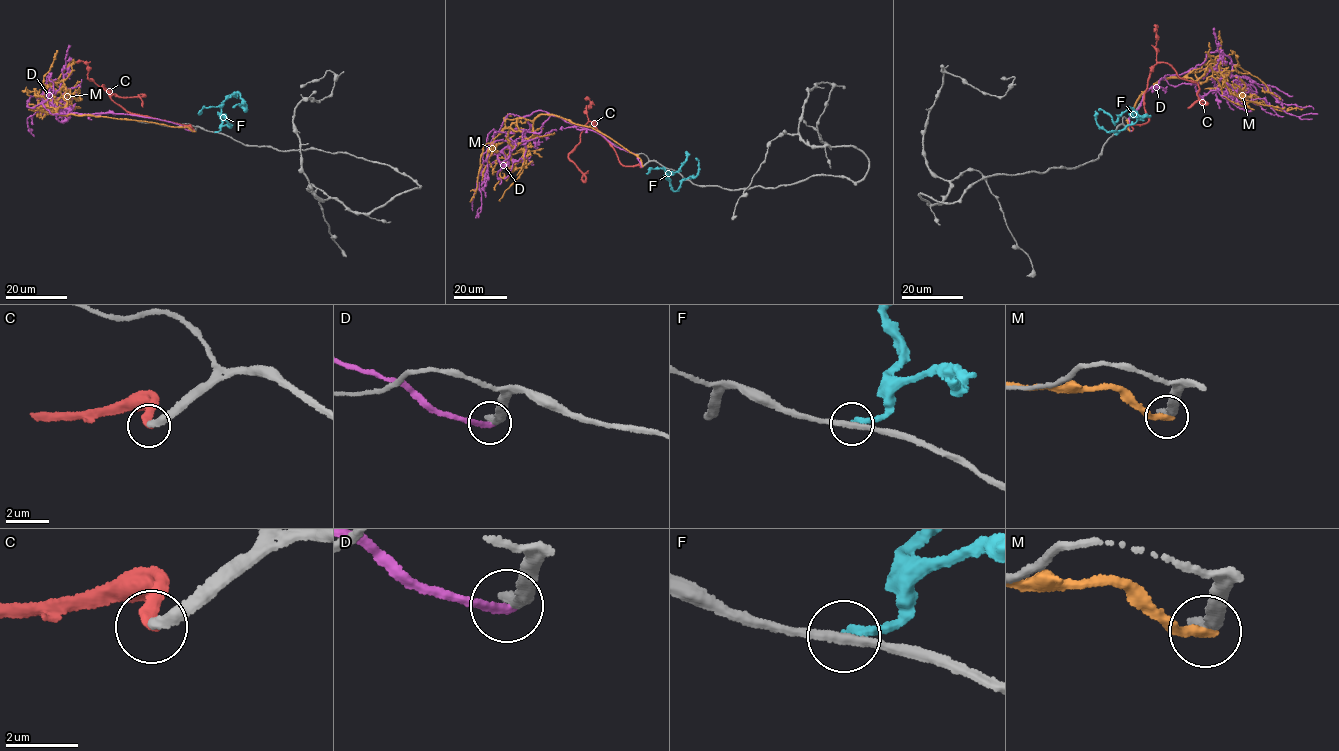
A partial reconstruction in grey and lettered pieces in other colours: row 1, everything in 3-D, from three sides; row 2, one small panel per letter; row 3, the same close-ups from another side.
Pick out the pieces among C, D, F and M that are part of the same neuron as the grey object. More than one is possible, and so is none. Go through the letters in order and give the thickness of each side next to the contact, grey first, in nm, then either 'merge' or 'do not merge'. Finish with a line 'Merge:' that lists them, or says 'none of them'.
C: 300/360 nm | merge
D: 360/280 nm | do not merge
F: 260/280 nm | do not merge
M: 420/320 nm | do not merge
Merge: C

